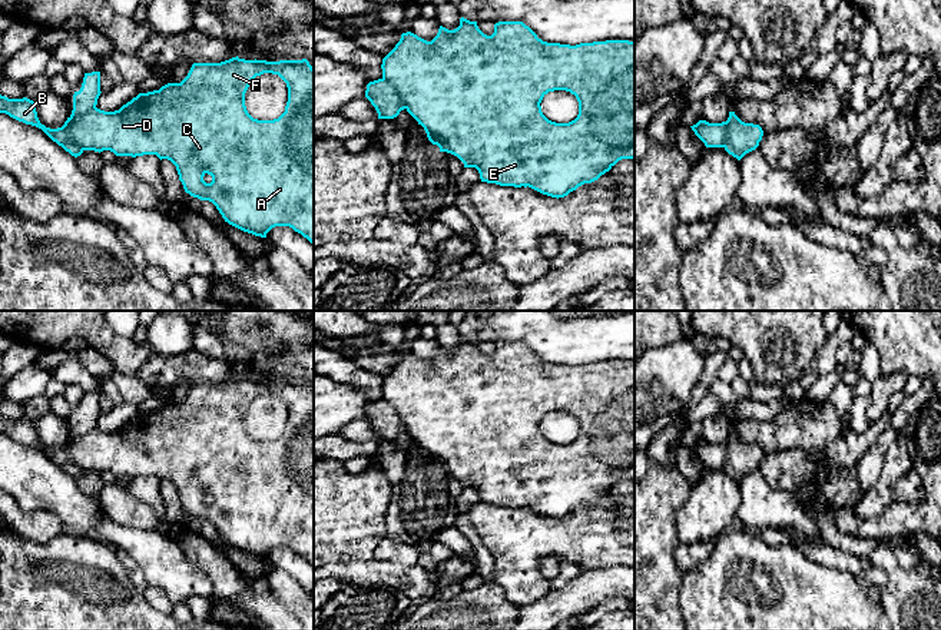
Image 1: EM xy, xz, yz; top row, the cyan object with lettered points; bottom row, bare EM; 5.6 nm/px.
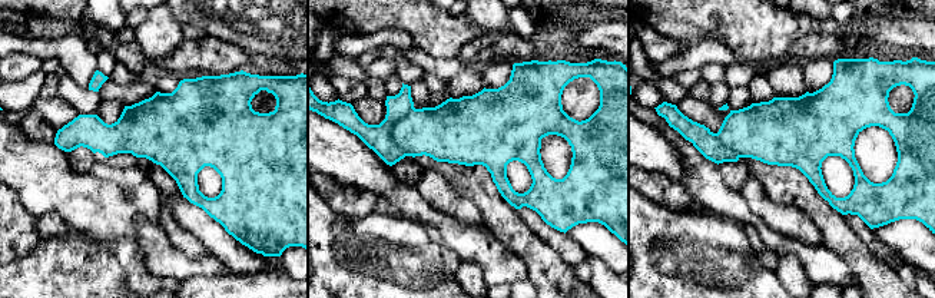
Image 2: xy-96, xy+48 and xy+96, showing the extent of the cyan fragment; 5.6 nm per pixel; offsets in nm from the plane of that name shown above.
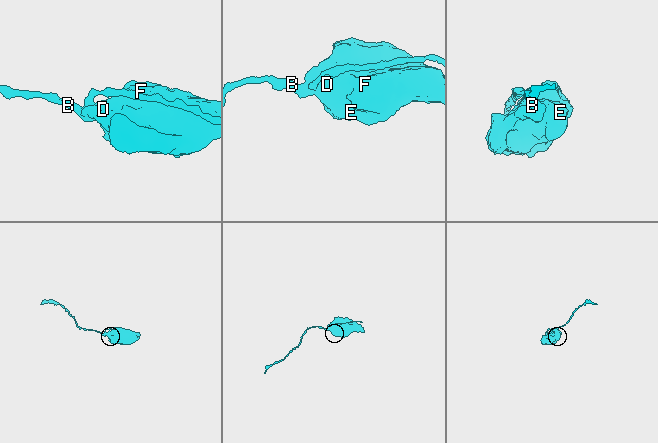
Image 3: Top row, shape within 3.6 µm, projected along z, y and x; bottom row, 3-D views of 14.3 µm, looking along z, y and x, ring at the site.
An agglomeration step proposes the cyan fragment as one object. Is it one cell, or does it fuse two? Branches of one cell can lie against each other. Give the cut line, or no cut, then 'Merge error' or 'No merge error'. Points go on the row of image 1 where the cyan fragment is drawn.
Split along xy (95, 106), (80, 113), (70, 125), (69, 138), (80, 149). Merge error

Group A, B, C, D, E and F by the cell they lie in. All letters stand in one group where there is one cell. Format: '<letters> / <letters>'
A C D E F / B

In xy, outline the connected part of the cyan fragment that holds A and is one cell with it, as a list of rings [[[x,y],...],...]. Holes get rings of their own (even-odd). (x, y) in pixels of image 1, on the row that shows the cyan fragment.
[[[236,56],[221,63],[193,63],[180,83],[139,93],[115,112],[95,107],[77,116],[69,135],[83,150],[168,159],[176,166],[185,192],[212,202],[229,225],[261,238],[275,226],[289,226],[314,245],[314,67],[307,59],[266,62]],[[264,73],[278,74],[288,87],[285,112],[274,120],[254,119],[245,106],[251,82]]]

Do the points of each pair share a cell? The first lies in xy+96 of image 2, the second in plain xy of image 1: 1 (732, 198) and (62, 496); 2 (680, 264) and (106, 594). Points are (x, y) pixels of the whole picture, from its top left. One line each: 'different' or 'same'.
1: different
2: same

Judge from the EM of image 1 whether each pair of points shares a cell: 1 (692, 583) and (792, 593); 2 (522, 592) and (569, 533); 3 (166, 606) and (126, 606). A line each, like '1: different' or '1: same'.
1: same
2: same
3: different

